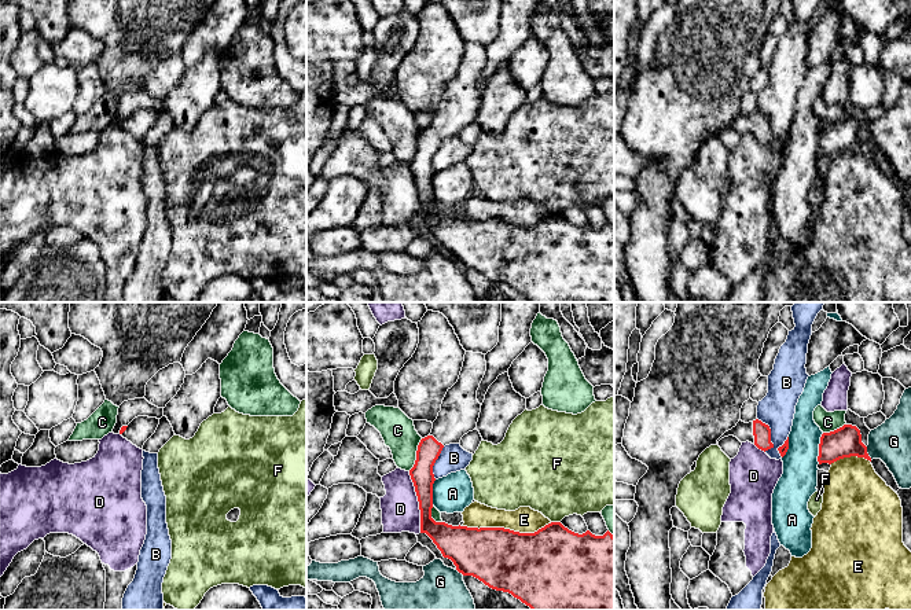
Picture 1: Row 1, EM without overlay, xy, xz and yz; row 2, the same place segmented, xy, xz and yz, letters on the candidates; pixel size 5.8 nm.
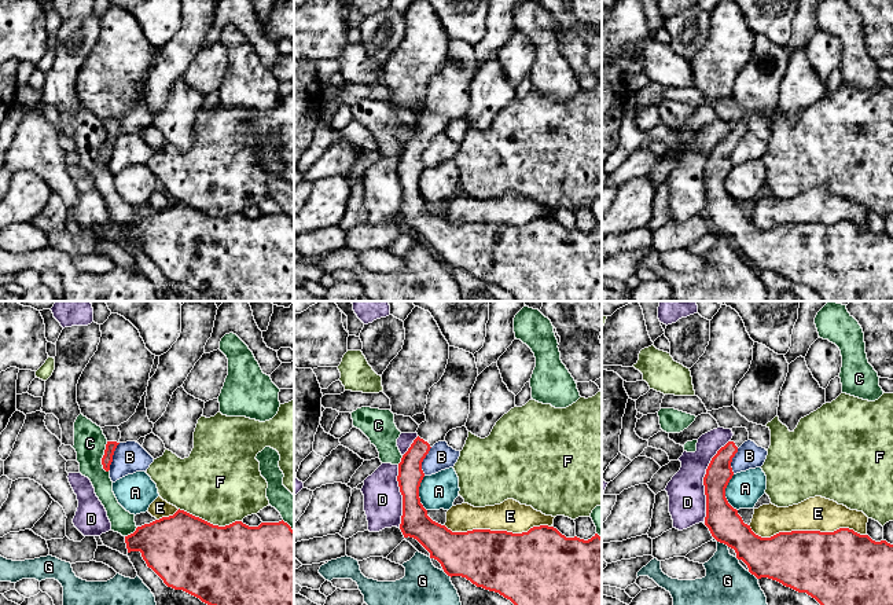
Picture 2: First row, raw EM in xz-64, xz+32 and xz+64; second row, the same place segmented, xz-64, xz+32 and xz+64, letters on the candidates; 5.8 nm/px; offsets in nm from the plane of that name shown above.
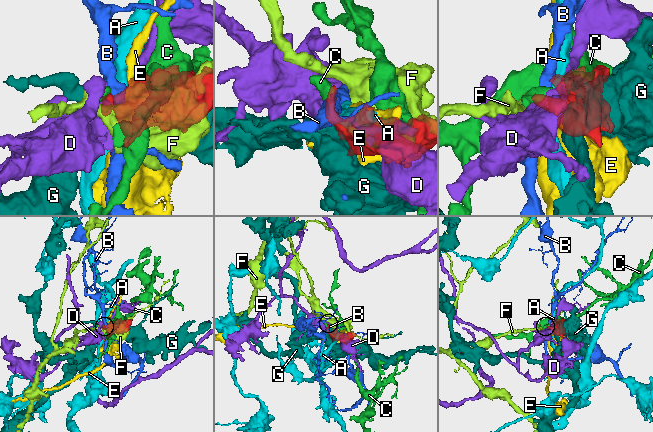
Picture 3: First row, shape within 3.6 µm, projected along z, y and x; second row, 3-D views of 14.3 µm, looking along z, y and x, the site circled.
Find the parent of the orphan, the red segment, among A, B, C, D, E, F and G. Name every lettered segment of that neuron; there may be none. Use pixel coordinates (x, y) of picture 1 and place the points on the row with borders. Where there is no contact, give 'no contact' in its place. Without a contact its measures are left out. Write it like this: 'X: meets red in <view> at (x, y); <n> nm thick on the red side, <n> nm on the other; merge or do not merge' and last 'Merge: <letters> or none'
A: meets red in yz at (819, 448); 180 nm thick on the red side, 220 nm on the other; do not merge
B: meets red in yz at (770, 433); 110 nm thick on the red side, 200 nm on the other; do not merge
C: meets red in xz at (417, 455); 140 nm thick on the red side, 200 nm on the other; do not merge
D: meets red in xz at (418, 500); 140 nm thick on the red side, 220 nm on the other; do not merge
E: meets red in xz at (507, 529); 380 nm thick on the red side, 150 nm on the other; do not merge
F: meets red in xz at (555, 522); 460 nm thick on the red side, 440 nm on the other; do not merge
G: meets red in yz at (867, 454); 180 nm thick on the red side, 240 nm on the other; do not merge
Merge: none

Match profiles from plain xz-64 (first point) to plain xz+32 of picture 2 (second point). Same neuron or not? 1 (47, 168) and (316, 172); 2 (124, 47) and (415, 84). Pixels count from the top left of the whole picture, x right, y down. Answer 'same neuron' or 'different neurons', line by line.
1: same neuron
2: same neuron

